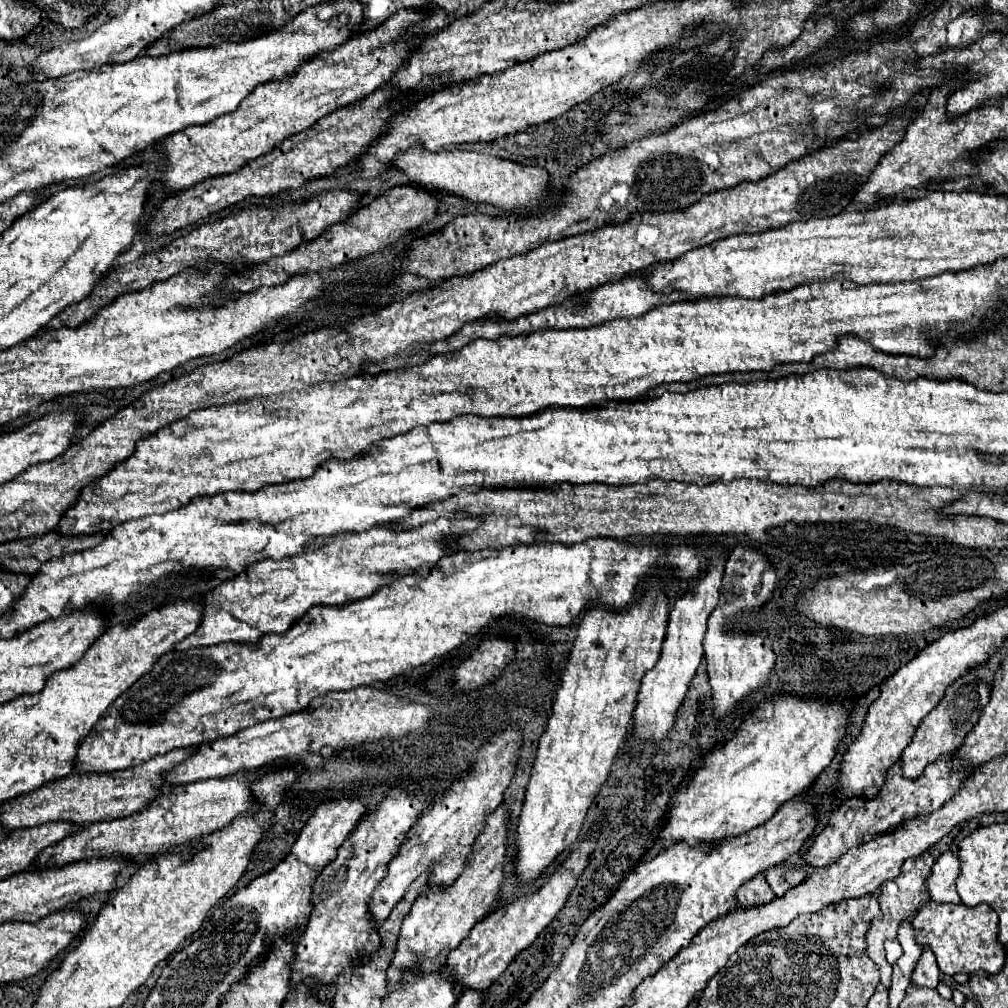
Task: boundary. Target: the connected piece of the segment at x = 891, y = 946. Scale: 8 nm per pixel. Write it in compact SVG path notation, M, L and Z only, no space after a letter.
M887 941L885 943L885 951L887 951L887 961L889 963L895 963L903 955L903 949L901 949L899 941Z

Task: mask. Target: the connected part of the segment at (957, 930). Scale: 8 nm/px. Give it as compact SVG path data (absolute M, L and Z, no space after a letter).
M931 903L929 907L917 911L911 921L915 927L917 945L931 949L937 957L941 973L997 973L1005 963L1005 947L997 941L997 913L987 905L965 907L965 905L939 905Z

